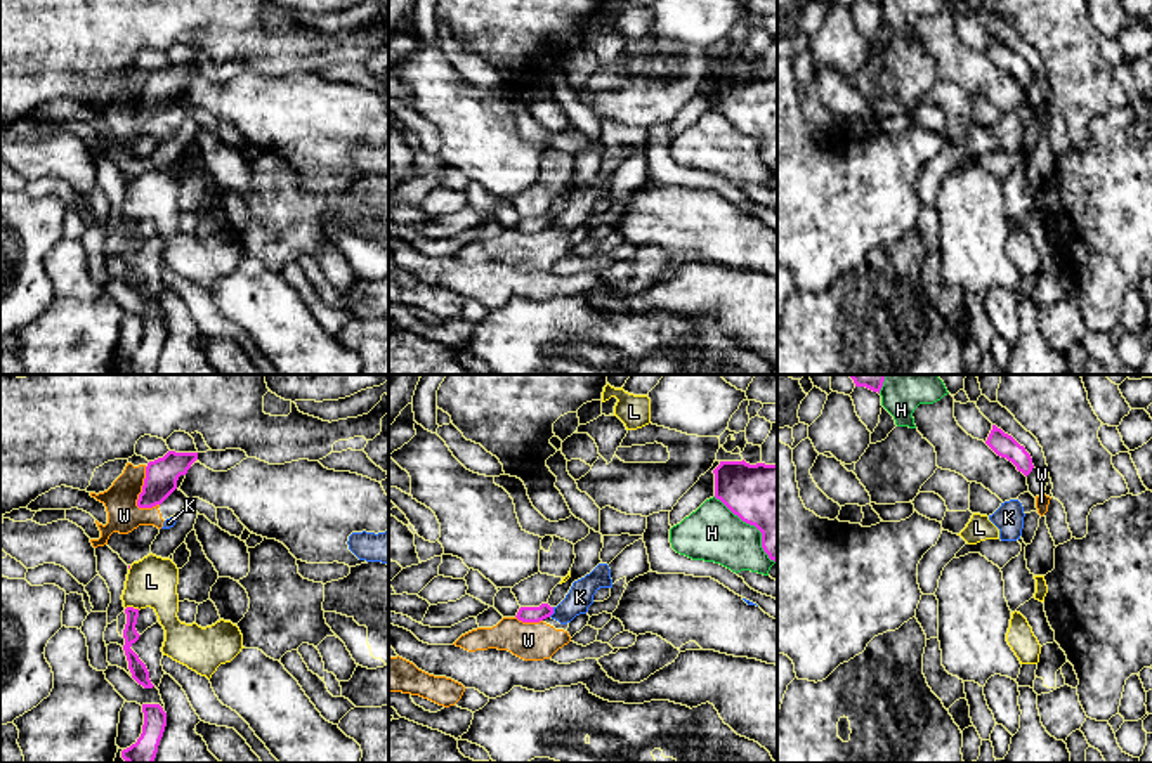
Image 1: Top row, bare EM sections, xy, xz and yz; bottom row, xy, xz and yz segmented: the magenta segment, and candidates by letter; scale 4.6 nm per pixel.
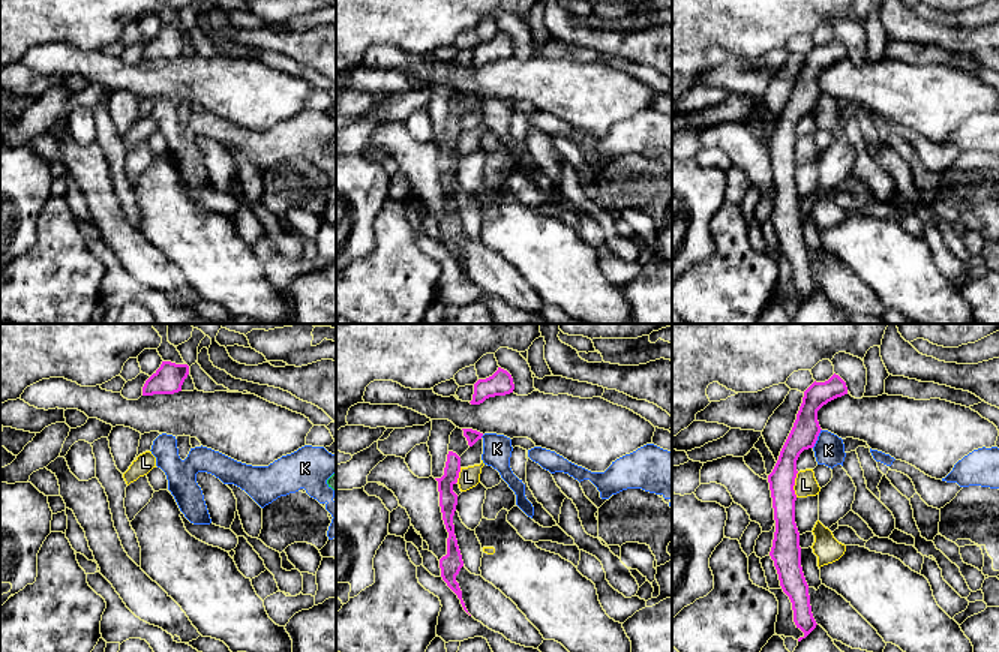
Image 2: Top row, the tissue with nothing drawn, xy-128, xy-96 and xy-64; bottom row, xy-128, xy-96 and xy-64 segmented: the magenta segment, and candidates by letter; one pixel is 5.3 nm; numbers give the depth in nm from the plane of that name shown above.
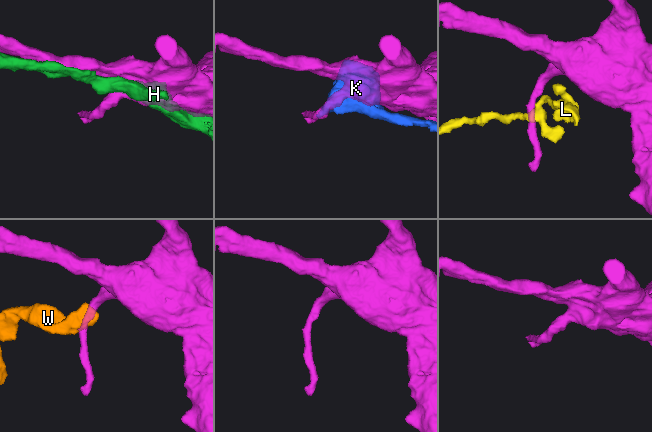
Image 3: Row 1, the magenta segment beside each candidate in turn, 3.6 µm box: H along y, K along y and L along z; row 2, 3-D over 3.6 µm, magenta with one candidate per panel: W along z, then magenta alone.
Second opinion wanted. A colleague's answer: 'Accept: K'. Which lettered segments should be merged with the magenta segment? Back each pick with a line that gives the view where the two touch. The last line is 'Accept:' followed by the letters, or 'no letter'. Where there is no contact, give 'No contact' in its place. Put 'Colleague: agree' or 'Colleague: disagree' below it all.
Accept: no letter
Colleague: disagree

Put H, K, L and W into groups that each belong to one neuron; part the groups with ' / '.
H / K W / L

